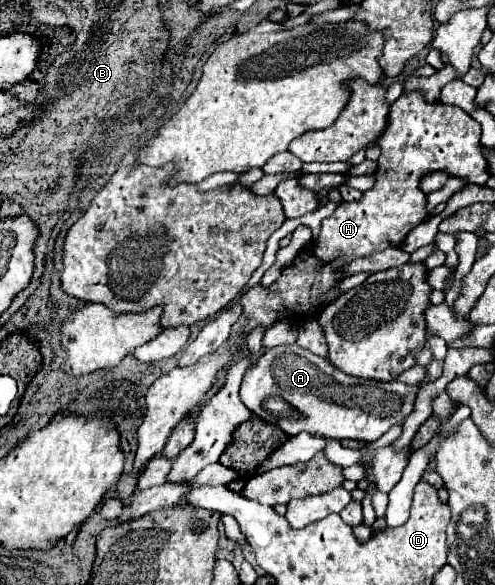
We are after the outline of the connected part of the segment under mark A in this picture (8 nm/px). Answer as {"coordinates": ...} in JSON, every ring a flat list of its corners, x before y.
{"coordinates":[[282,345,262,353,256,367,246,371,240,387,240,399,254,415,262,419,266,419,262,403,268,397,280,395,286,399,302,413,302,419,276,421,286,435,308,431,330,439,376,441,394,423,402,423,410,415,418,387,420,385,404,385,400,381,362,381,360,377,350,377,340,369,334,369,328,359,322,359,308,349,298,345]]}

